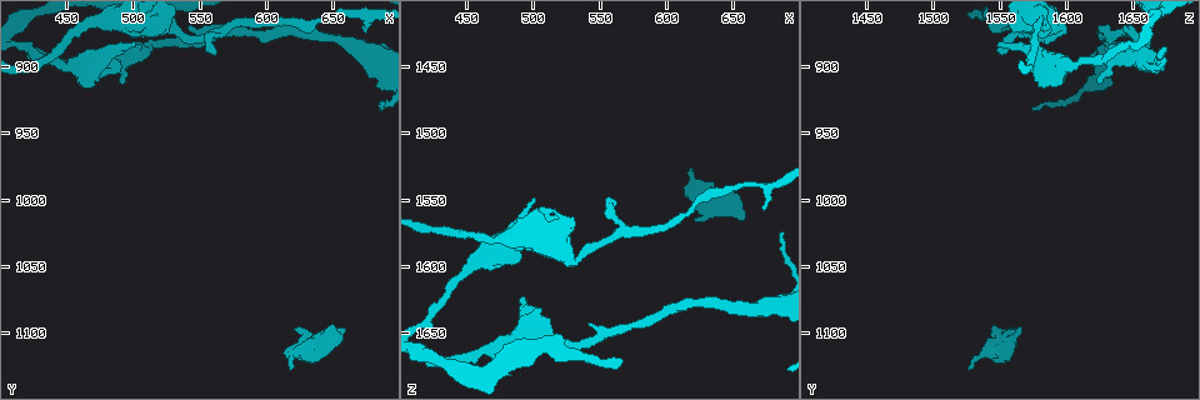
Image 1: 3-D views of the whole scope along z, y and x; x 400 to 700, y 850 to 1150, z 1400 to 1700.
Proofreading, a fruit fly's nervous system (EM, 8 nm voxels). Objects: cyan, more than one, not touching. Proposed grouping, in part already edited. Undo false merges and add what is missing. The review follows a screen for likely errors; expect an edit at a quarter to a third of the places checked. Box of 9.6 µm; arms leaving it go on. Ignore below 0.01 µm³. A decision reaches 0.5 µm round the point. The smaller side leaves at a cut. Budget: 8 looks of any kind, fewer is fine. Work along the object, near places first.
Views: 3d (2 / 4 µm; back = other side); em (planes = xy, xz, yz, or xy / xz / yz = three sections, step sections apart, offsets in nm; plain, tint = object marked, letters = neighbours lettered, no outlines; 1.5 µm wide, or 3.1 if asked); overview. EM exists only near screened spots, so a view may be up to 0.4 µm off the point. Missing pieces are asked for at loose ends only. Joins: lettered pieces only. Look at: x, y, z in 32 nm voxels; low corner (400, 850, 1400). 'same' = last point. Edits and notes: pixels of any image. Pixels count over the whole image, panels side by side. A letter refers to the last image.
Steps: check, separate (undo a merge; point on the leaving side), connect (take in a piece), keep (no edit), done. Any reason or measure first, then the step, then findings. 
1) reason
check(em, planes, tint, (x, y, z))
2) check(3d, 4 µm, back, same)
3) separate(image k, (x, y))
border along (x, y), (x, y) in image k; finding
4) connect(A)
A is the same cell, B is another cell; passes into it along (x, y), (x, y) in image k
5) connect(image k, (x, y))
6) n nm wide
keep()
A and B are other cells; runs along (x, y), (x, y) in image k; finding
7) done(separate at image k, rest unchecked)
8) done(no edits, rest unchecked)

branch stops here
check(em, planes, tint, (420, 886, 1676))

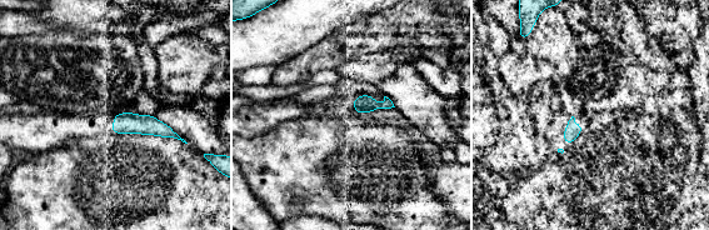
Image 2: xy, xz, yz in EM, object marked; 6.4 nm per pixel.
check(em, planes, letters, same)

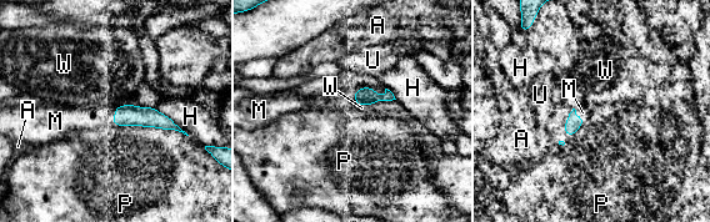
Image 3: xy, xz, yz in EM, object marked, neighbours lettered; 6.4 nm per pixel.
connect(M)
M is the same cell, A, H, P, U and W are other cells; the neuron continues

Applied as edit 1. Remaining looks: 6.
check(overview)

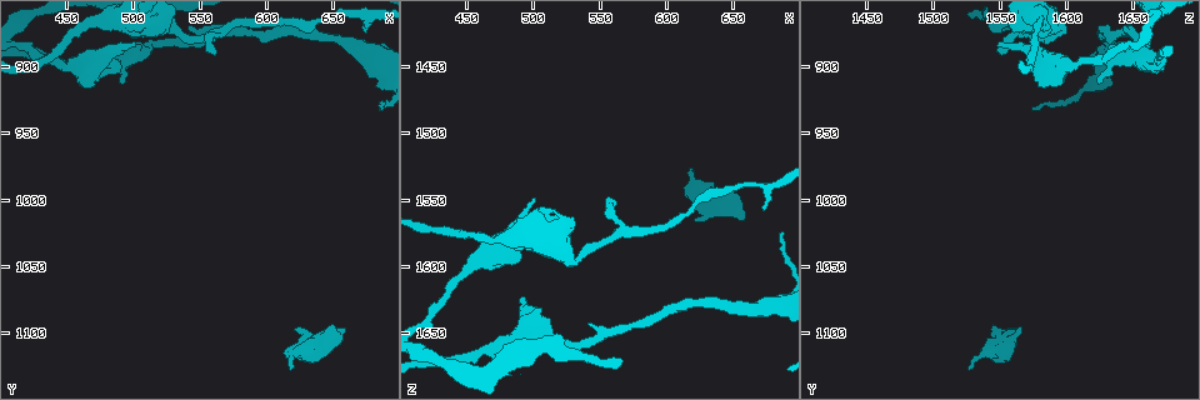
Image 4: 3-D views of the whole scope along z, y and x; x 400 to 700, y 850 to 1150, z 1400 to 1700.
an open end
check(3d, 2 µm, (674, 872, 1554))

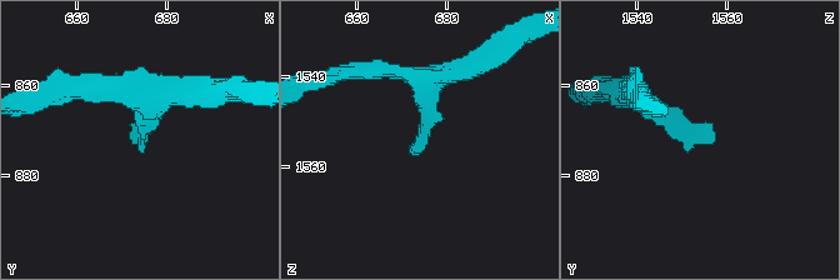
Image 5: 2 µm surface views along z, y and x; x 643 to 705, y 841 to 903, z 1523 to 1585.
check(em, xz, step 4, tint, (673, 872, 1556))

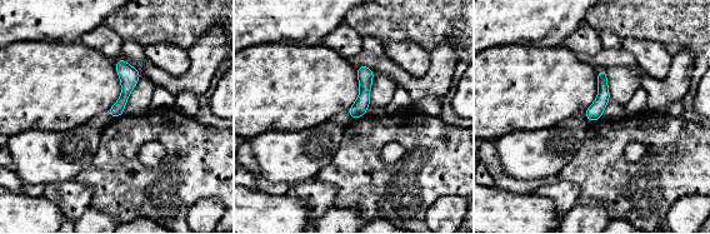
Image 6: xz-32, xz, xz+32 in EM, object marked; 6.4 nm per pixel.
check(em, planes, letters, same)

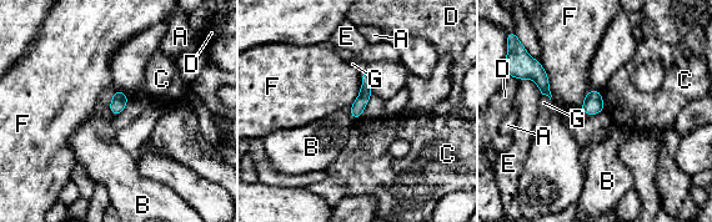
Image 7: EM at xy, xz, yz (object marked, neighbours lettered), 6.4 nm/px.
90 nm wide
keep()
A, B, C, D, E, F and G are other cells; runs along (365, 79), (365, 95), (355, 115) in image 7; no lettered piece goes on from it

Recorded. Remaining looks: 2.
stops while still wide
check(em, planes, letters, (658, 1100, 1564))

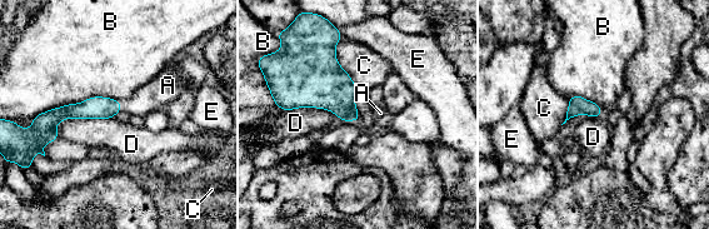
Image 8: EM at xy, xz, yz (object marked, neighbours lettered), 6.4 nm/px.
B touches over 600 nm
connect(A)
A is the same cell, B, C, D and E are other cells; it goes on there

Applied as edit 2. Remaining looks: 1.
done(connect at image 3, connect at image 8, rest unchecked)

